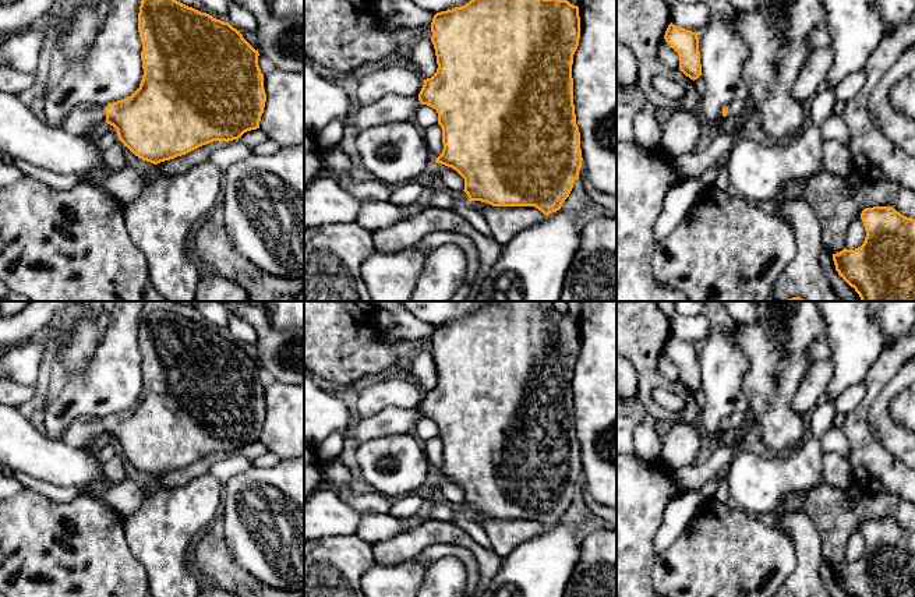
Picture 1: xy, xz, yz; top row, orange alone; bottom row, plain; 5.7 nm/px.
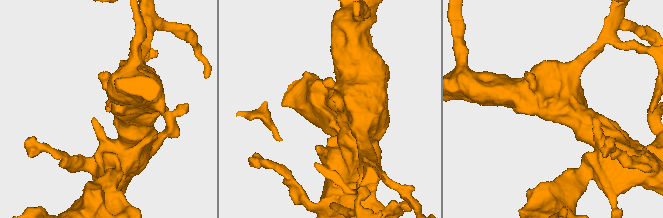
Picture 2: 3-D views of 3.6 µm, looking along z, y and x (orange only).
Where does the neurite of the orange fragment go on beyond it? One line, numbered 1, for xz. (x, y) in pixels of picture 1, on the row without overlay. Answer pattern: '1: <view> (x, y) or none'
1: xz (391, 420)

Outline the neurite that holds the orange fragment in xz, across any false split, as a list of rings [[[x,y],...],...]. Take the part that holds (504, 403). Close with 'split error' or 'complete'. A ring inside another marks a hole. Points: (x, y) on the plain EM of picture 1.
[[[490,301],[488,304],[474,310],[462,319],[437,325],[431,335],[431,354],[437,368],[437,385],[424,392],[424,398],[417,409],[398,409],[388,406],[372,417],[360,418],[357,424],[345,432],[354,438],[358,444],[374,439],[385,434],[407,434],[414,431],[414,425],[420,417],[427,417],[437,423],[438,437],[442,441],[442,466],[435,471],[435,476],[445,477],[456,483],[464,491],[464,505],[469,513],[481,513],[492,519],[534,519],[544,527],[550,527],[561,522],[565,512],[569,509],[575,492],[579,490],[582,480],[580,445],[576,437],[573,417],[573,391],[572,377],[573,367],[580,352],[580,329],[579,319],[568,312],[559,312],[555,308],[544,311],[537,301]]] | split error

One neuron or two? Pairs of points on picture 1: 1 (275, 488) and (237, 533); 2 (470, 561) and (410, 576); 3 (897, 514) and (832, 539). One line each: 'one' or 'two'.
1: one
2: one
3: one

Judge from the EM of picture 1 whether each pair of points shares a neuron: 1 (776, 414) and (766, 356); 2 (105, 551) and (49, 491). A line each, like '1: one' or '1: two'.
1: one
2: two

